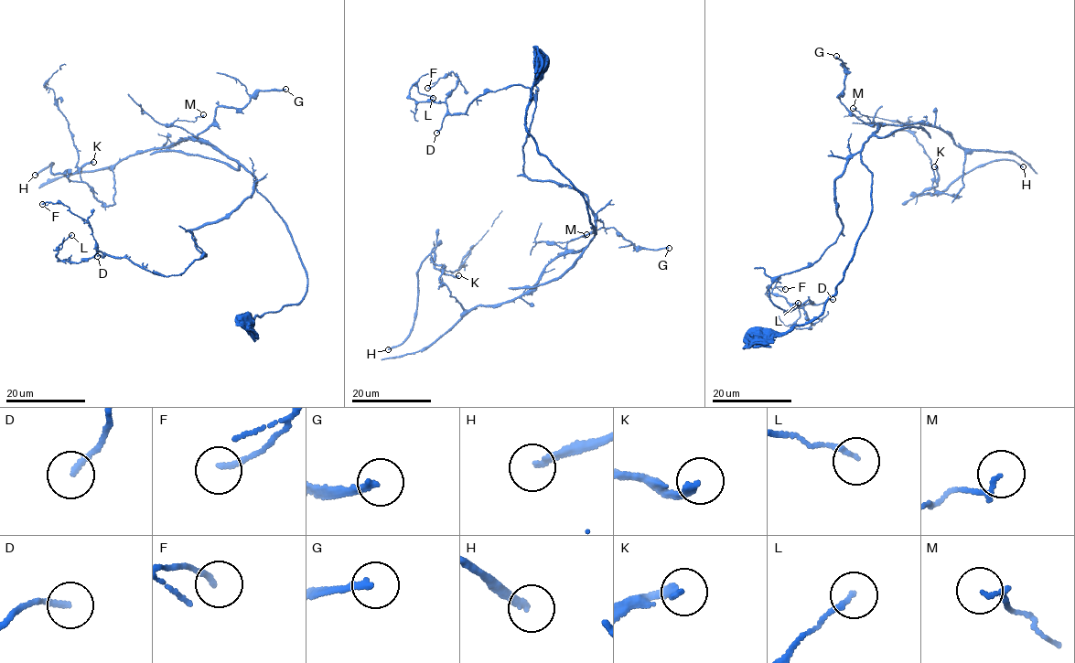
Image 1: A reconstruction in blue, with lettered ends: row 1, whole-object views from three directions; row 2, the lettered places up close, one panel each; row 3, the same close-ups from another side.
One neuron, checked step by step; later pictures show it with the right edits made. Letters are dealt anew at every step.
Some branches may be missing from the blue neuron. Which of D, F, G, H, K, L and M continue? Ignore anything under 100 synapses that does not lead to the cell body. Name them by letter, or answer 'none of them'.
G, H, K

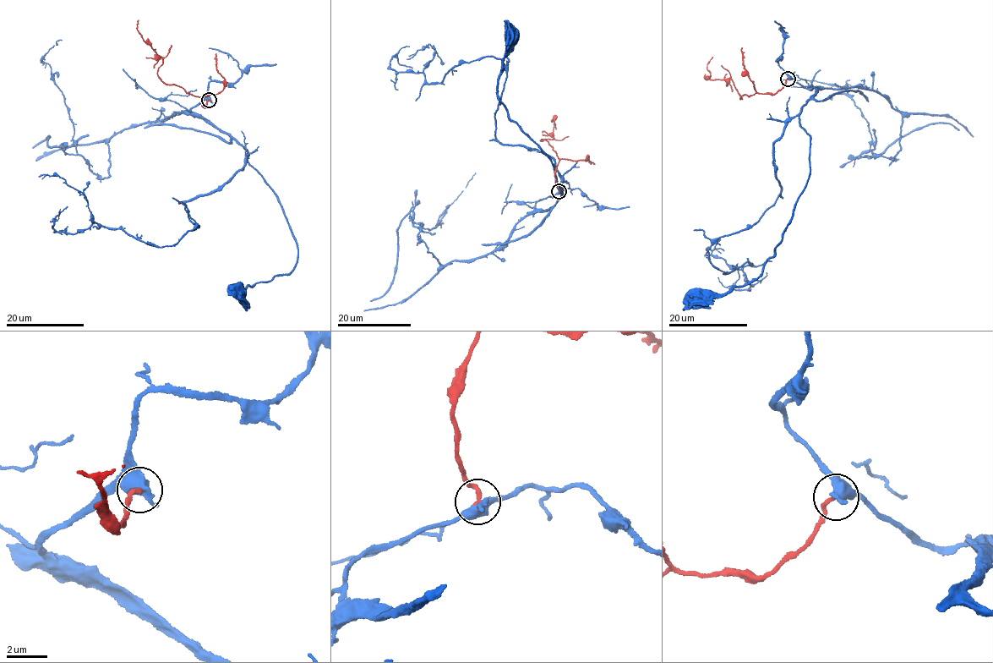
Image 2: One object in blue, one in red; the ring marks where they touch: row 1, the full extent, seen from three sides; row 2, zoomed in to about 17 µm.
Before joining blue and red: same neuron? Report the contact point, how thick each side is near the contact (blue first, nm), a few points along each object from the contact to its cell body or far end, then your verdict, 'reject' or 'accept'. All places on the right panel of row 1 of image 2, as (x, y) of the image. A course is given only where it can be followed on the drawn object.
place (788, 79); calibres 650 and 180 nm; course blue (788, 79), (815, 90), (799, 110), (799, 124), (810, 138), (807, 185), (759, 276), (712, 298), (695, 298); course red (788, 79), (773, 94), (744, 94), (741, 99), (730, 79), (709, 79), (707, 63), (712, 57); accept

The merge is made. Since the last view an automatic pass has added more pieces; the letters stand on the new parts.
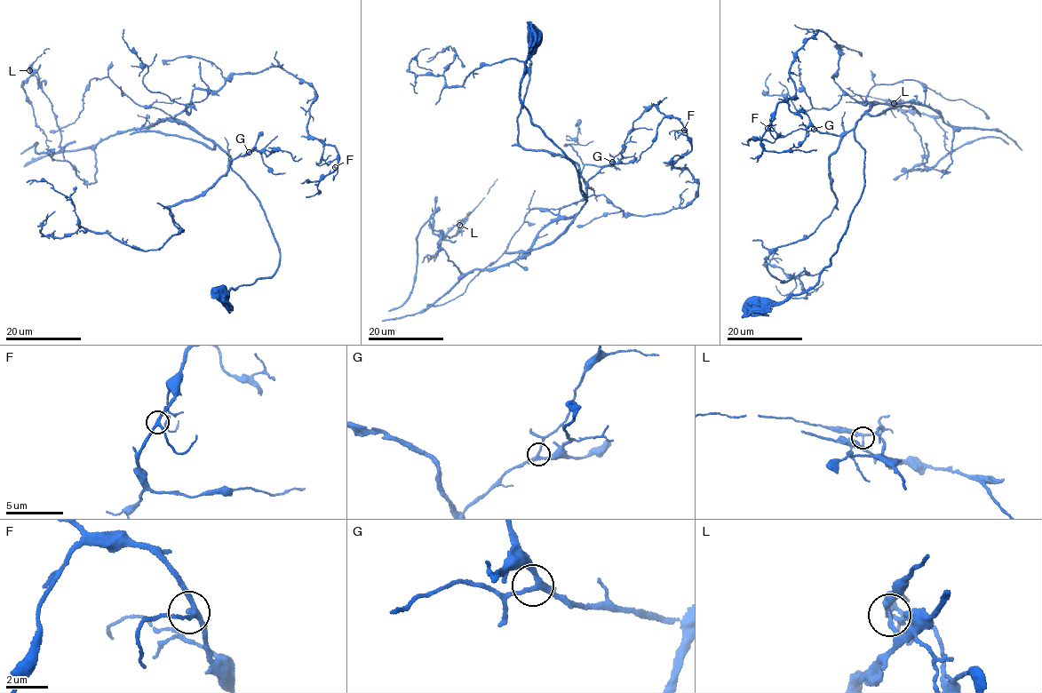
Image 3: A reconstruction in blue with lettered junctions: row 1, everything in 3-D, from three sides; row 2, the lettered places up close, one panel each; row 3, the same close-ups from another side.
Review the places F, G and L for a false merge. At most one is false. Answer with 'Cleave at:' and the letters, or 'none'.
Cleave at: L

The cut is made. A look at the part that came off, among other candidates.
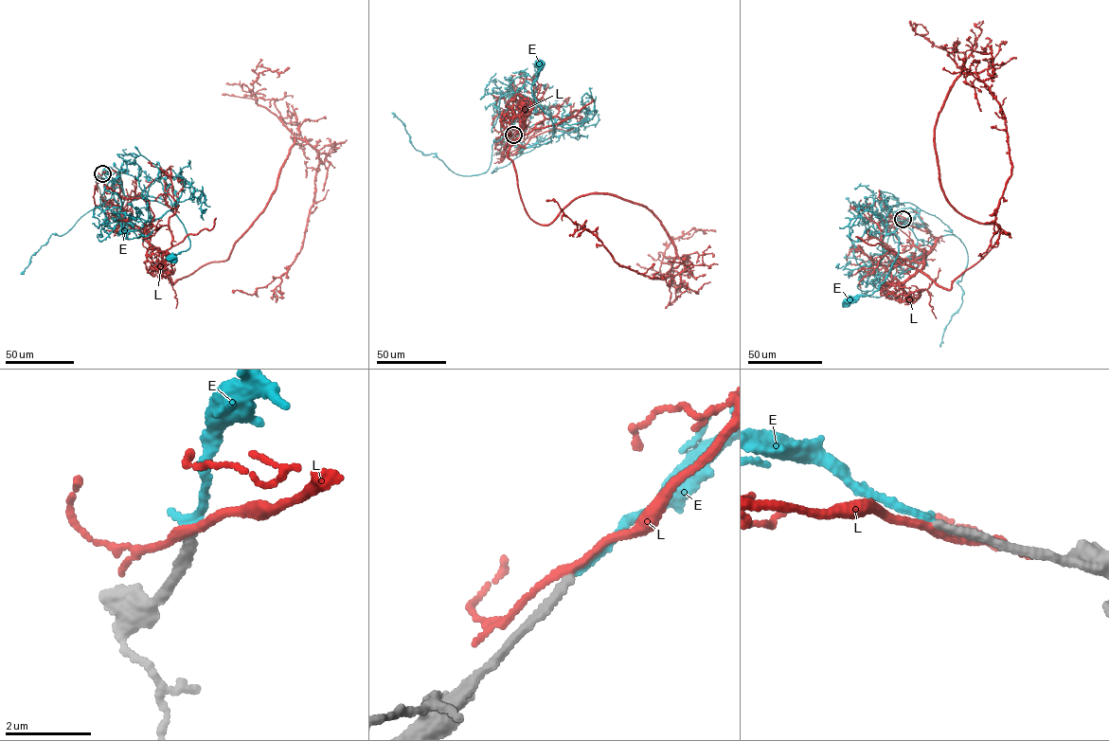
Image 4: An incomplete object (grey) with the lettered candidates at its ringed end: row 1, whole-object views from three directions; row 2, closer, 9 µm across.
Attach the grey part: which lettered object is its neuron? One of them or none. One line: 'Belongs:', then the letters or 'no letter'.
Belongs: E

